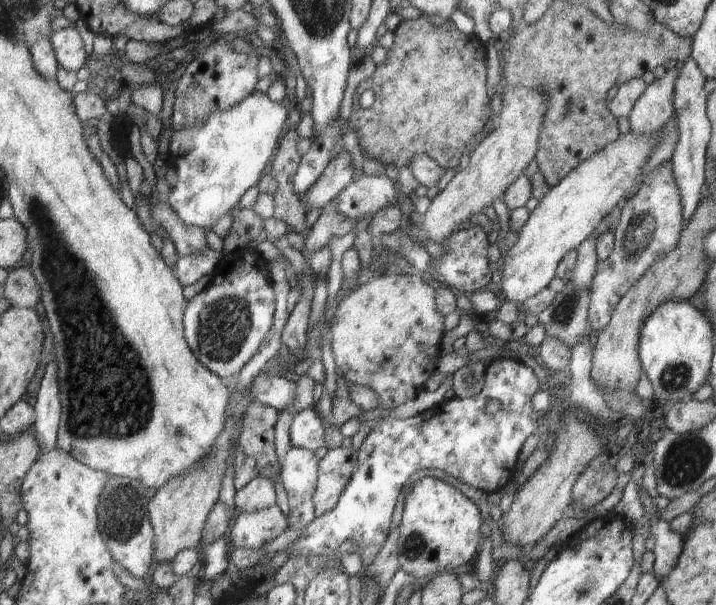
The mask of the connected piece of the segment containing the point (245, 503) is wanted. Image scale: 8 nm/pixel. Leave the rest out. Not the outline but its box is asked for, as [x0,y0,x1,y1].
[234,478,277,513]

